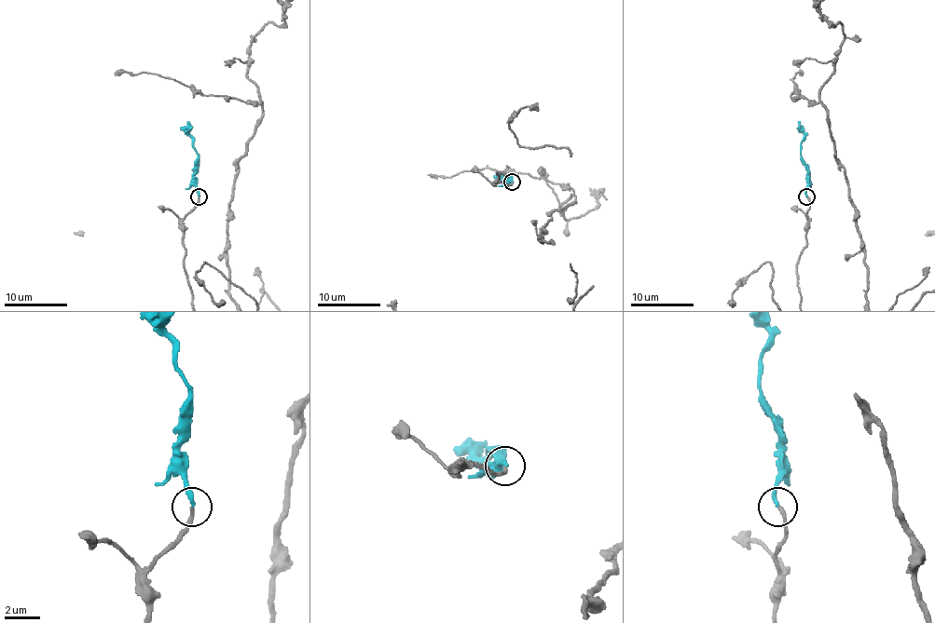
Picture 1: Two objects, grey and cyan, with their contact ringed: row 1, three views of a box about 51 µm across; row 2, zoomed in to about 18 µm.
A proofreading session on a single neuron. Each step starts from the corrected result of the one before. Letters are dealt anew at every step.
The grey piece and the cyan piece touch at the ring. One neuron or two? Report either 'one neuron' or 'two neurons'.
one neuron

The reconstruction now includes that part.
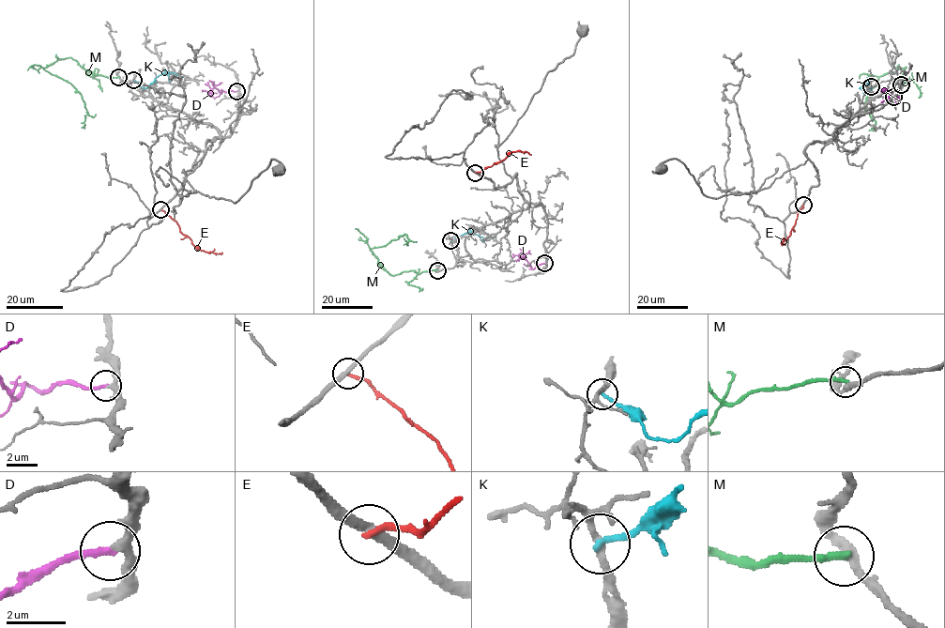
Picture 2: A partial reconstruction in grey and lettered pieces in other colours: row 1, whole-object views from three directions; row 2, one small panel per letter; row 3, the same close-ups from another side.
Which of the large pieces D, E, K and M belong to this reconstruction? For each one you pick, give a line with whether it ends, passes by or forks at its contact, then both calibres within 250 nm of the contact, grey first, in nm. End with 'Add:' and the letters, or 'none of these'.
D: it ends; calibres 280 and 240 nm
Add: D

